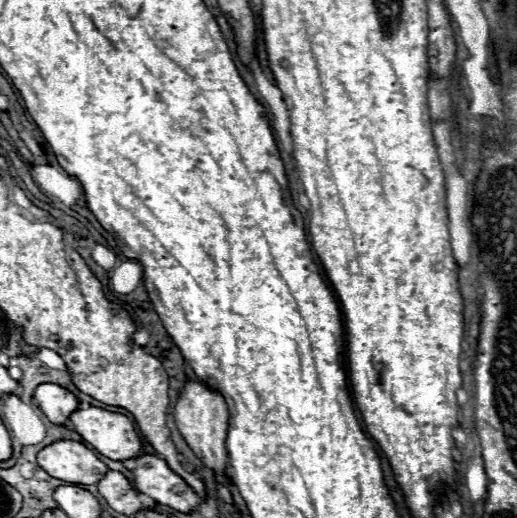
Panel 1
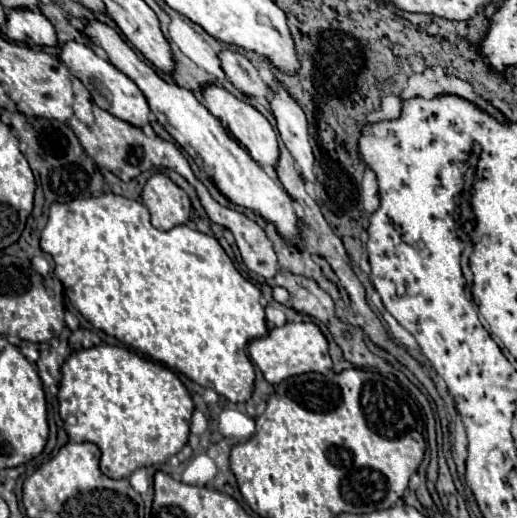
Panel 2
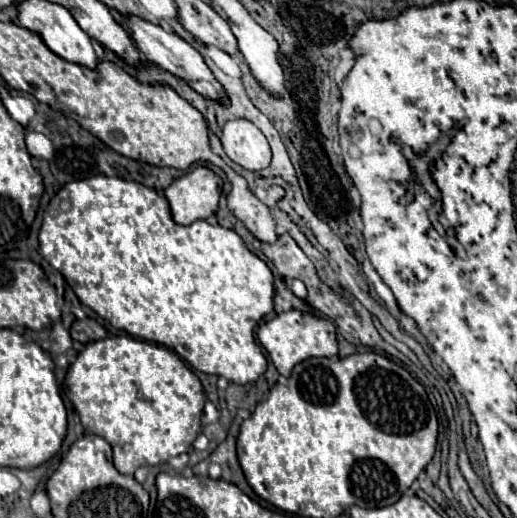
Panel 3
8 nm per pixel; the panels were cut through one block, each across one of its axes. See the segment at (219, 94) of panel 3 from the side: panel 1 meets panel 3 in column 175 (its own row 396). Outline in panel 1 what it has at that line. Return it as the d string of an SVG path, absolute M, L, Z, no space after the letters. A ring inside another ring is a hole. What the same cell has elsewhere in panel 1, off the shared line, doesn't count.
M44 382L36 386L32 398L34 398L34 404L42 410L42 414L54 424L64 424L68 416L78 408L76 396L52 382Z

